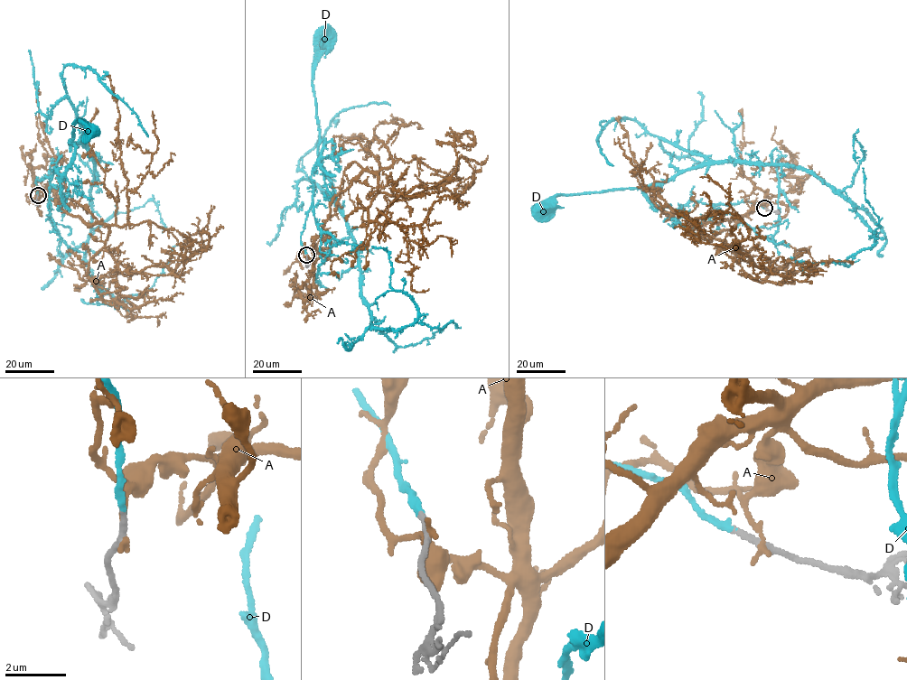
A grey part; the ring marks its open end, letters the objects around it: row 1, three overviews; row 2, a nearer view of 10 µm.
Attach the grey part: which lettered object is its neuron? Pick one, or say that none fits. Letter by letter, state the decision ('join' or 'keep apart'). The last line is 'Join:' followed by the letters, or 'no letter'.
A: keep apart
D: join
Join: D

